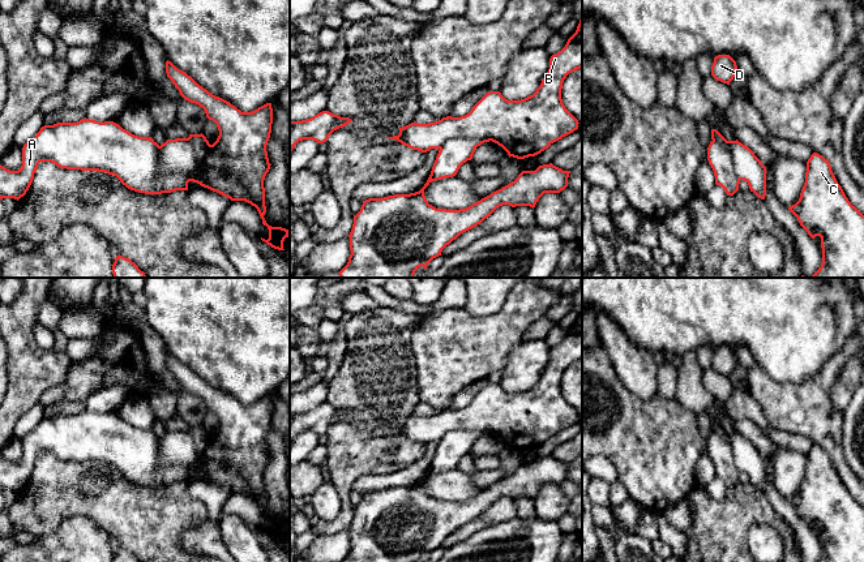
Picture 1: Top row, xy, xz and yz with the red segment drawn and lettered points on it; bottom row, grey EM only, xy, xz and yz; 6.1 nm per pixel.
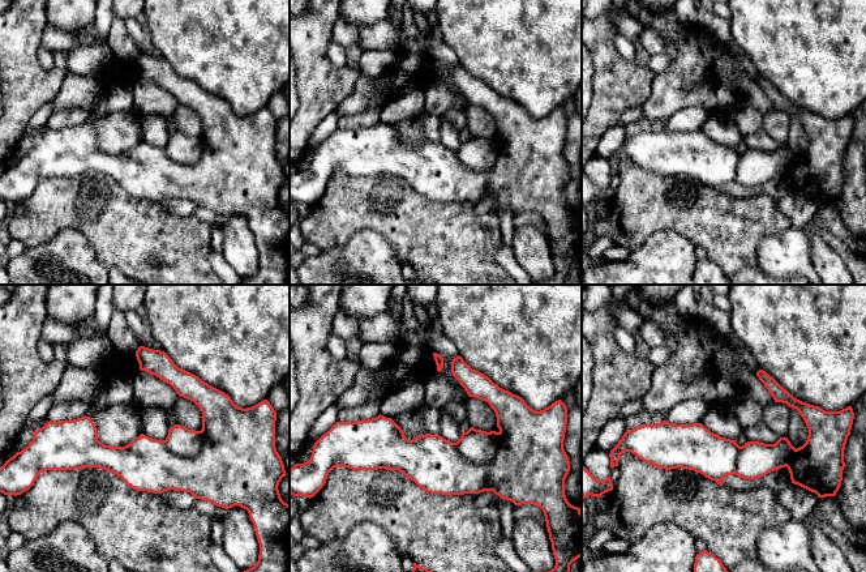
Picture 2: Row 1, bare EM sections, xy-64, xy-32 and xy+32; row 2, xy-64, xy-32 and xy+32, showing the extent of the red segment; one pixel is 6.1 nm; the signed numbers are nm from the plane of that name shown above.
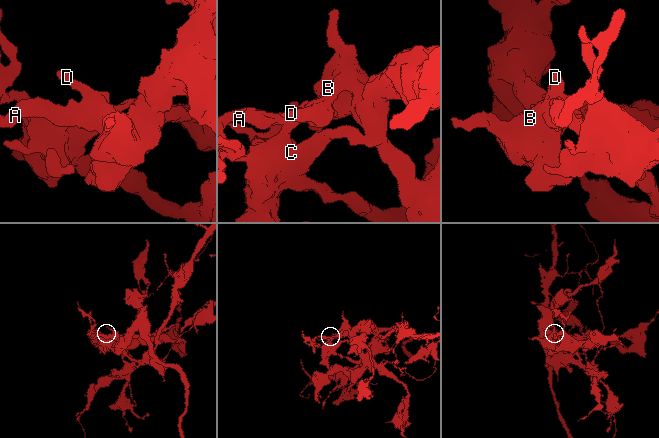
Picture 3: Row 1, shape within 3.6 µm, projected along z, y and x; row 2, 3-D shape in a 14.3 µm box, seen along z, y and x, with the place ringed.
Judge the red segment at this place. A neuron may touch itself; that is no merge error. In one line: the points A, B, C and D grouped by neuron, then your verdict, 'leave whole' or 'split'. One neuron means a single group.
A B D / C | split

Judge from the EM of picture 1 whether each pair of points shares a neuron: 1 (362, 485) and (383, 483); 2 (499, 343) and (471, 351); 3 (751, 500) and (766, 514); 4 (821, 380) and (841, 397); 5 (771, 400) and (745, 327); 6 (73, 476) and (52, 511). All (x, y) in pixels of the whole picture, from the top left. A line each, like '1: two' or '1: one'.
1: one
2: one
3: one
4: two
5: two
6: one

